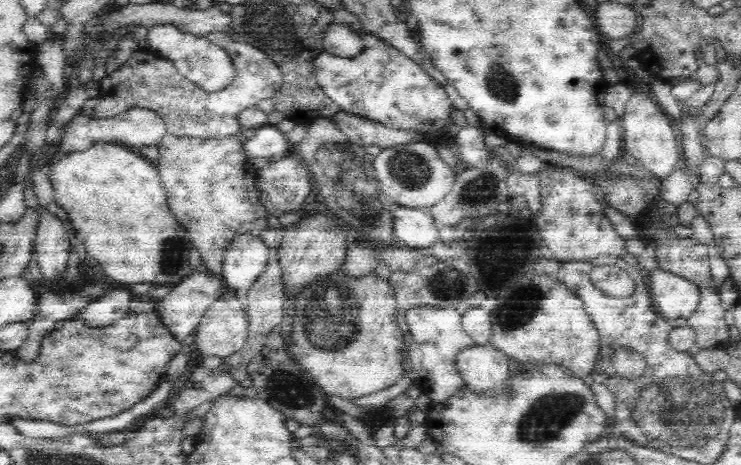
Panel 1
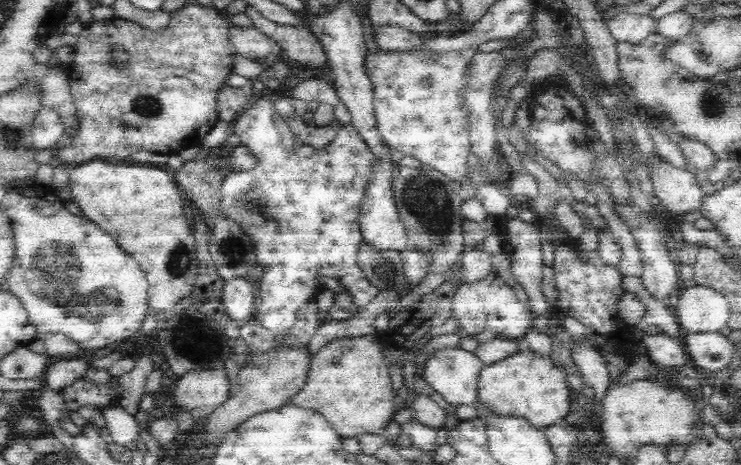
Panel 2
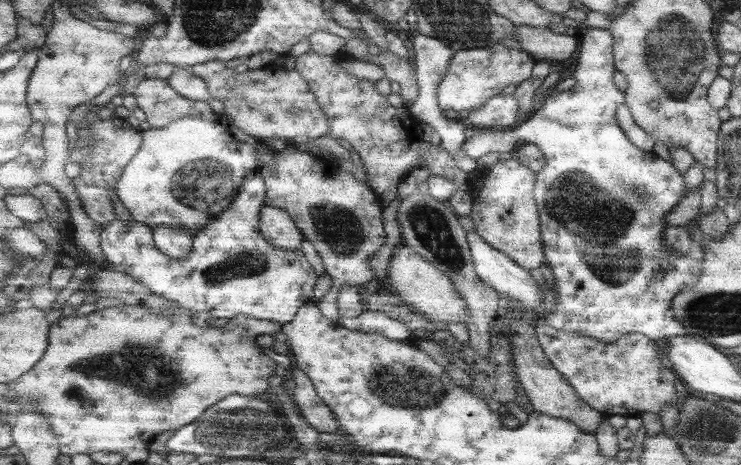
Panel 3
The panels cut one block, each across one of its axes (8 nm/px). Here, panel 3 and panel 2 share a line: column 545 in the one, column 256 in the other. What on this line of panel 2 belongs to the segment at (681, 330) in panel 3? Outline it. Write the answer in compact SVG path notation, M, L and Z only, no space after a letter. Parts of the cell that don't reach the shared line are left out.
M257 95L250 106L232 122L233 133L240 138L240 144L256 155L256 164L252 170L236 170L228 174L222 186L221 211L234 223L238 223L252 239L256 264L263 266L264 272L256 286L252 286L244 277L225 282L222 305L228 317L241 324L256 322L274 334L284 334L294 326L298 309L325 287L318 276L336 278L352 295L355 310L370 304L370 300L374 300L379 292L357 263L358 247L363 241L358 216L366 188L370 186L378 163L374 151L364 143L356 127L350 123L330 146L314 148L293 136L290 127L276 112L273 101L264 95Z

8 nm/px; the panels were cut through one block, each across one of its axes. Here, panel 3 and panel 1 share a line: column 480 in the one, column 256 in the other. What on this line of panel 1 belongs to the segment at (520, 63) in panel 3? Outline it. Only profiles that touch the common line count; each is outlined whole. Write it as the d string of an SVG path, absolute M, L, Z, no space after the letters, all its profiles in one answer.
M248 43L246 44L246 58L234 58L232 60L235 71L232 82L222 91L216 92L206 92L200 89L182 75L170 60L156 55L154 58L156 60L138 60L138 52L136 52L136 56L132 56L124 66L104 77L99 82L100 88L96 98L98 104L95 106L92 116L95 119L109 119L126 112L132 107L145 108L159 113L163 117L167 134L199 139L221 139L238 132L240 128L238 115L242 110L248 107L256 107L260 100L272 98L283 83L282 72L275 62L264 52Z

